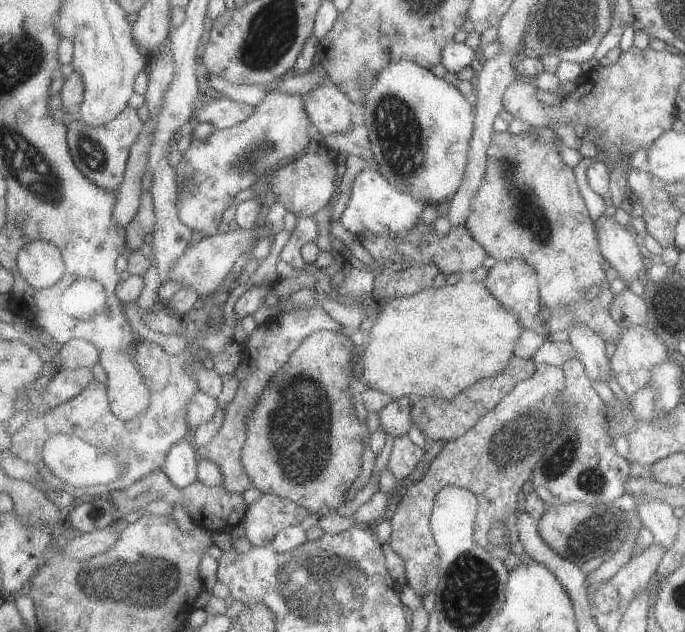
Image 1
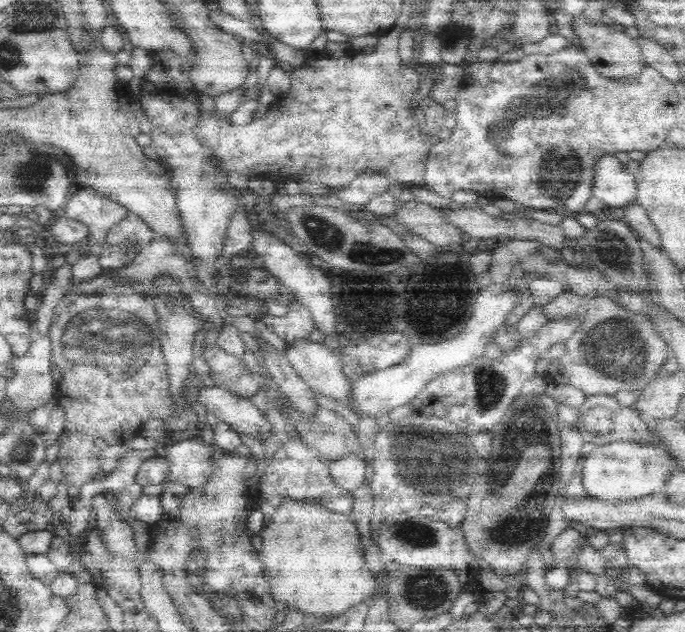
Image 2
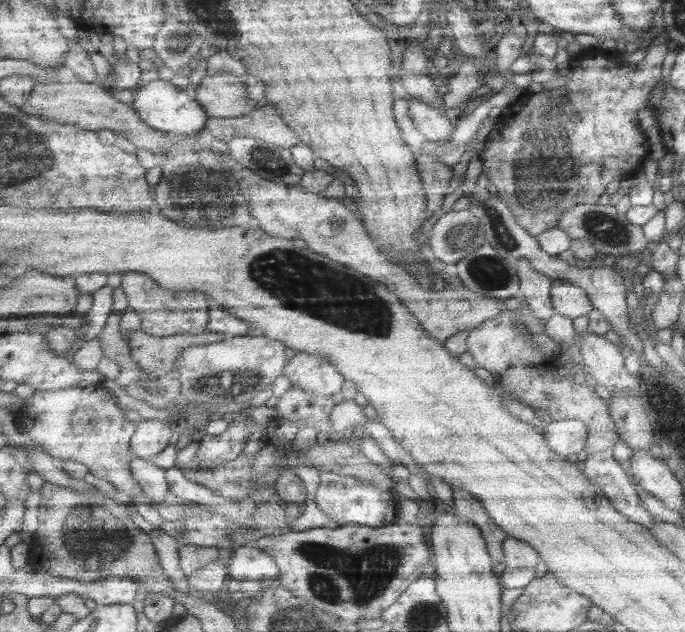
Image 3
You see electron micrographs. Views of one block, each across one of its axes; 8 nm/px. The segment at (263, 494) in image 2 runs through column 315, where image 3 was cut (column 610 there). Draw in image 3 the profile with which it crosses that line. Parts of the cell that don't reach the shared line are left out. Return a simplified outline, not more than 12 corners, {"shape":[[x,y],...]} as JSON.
{"shape":[[613,450],[589,454],[583,472],[621,514],[647,528],[659,518]]}

